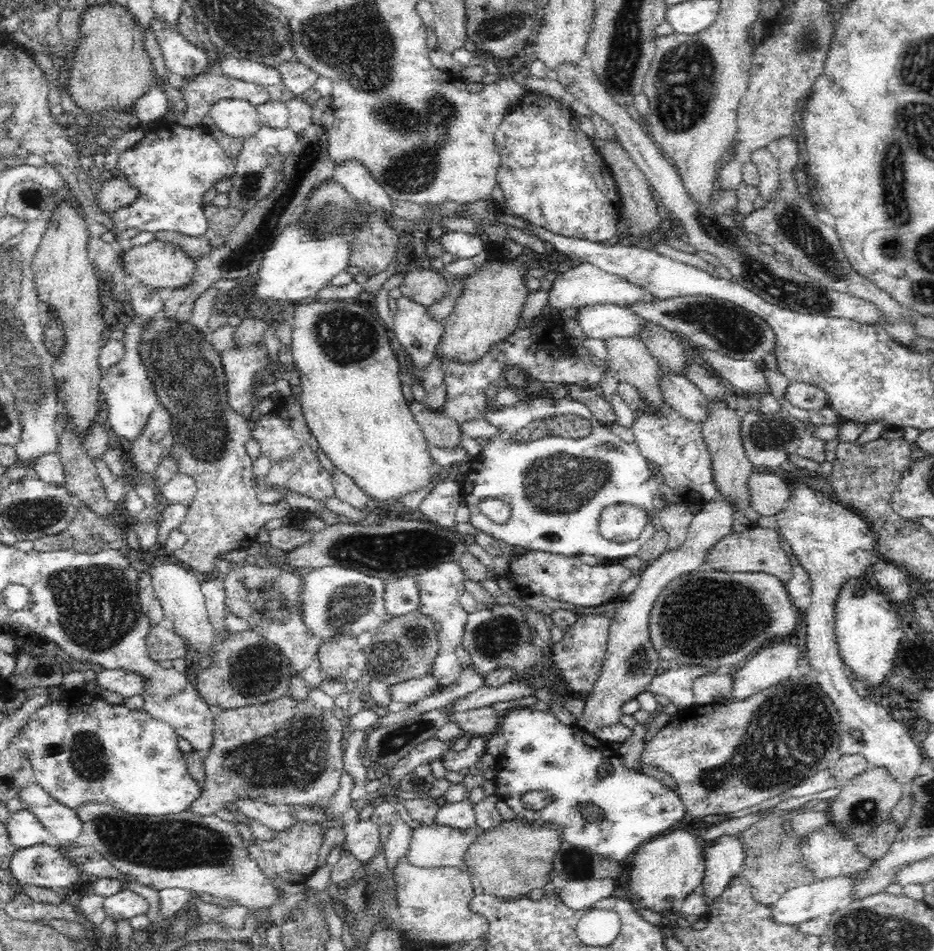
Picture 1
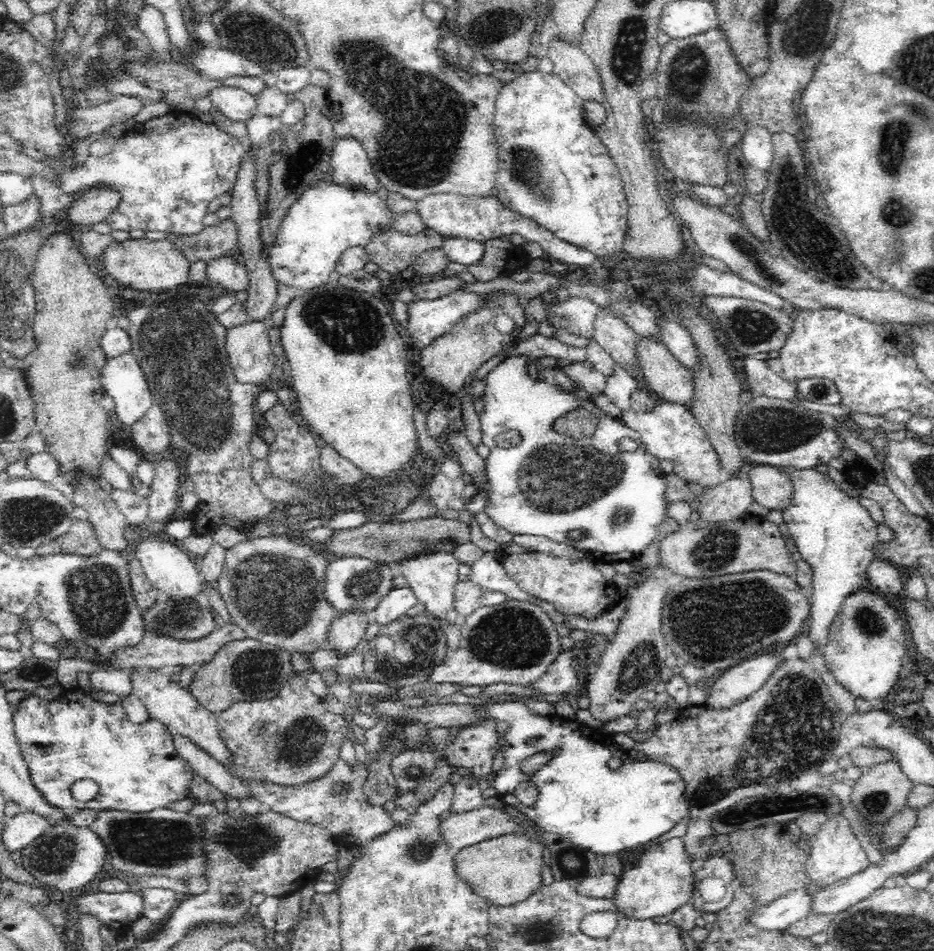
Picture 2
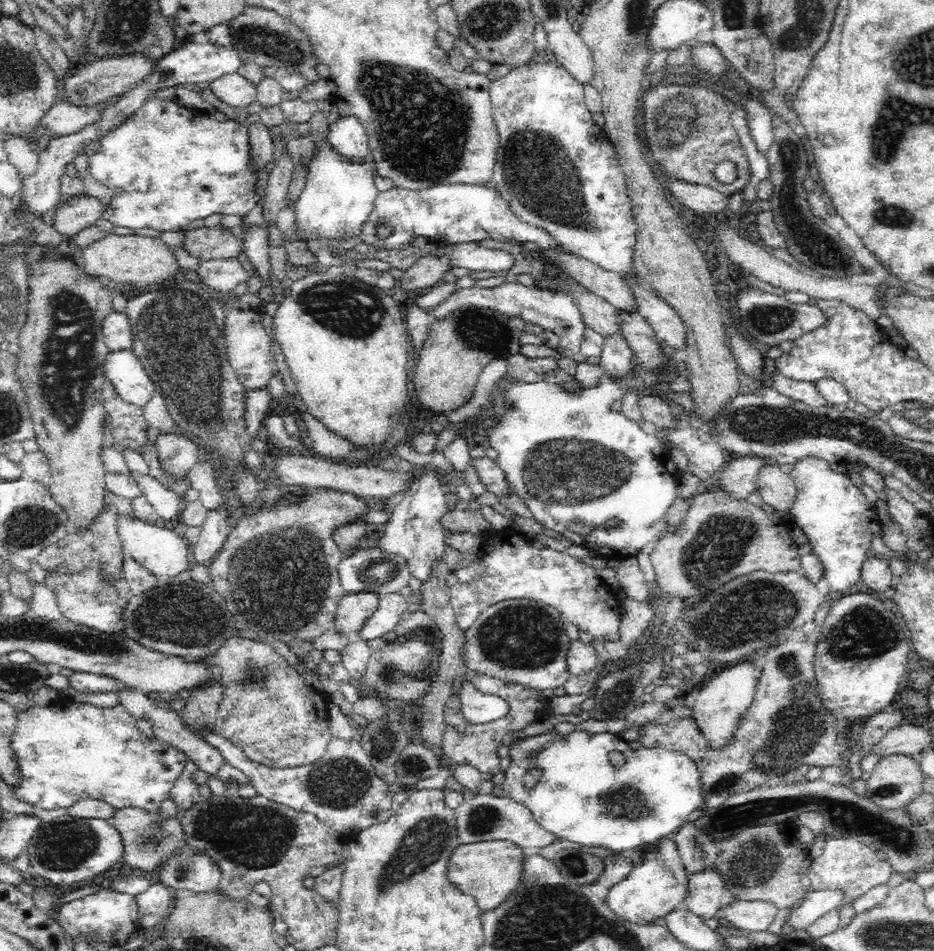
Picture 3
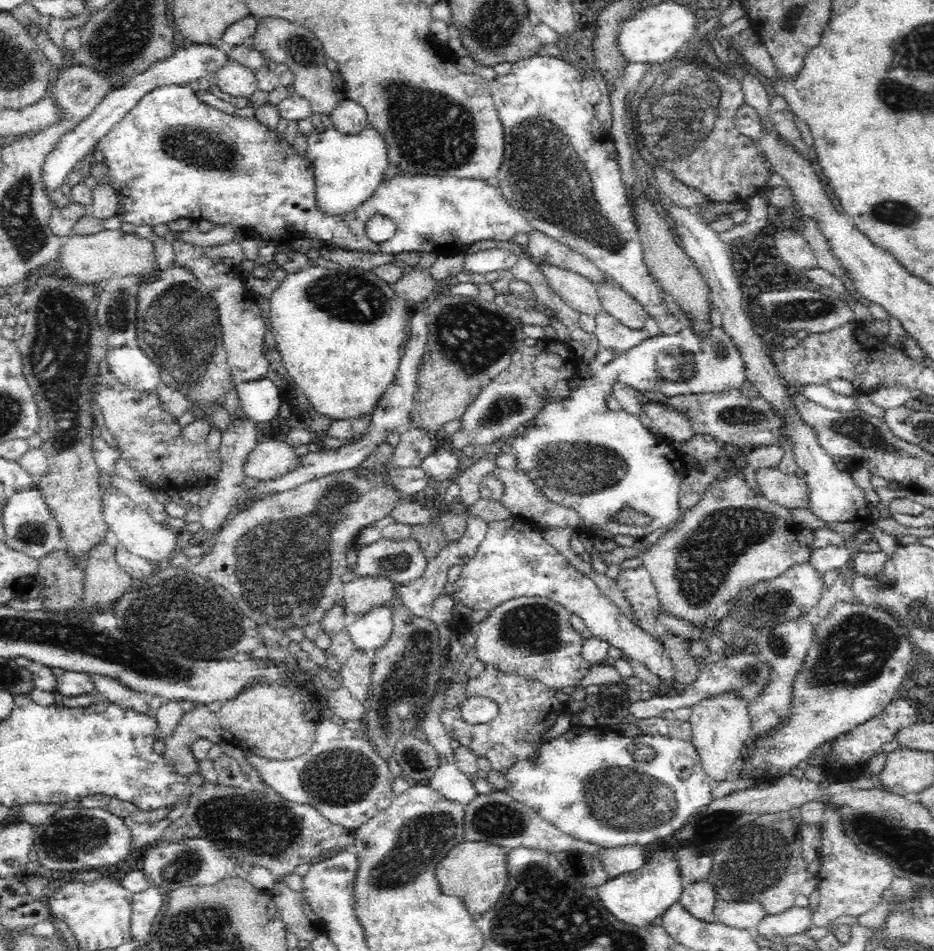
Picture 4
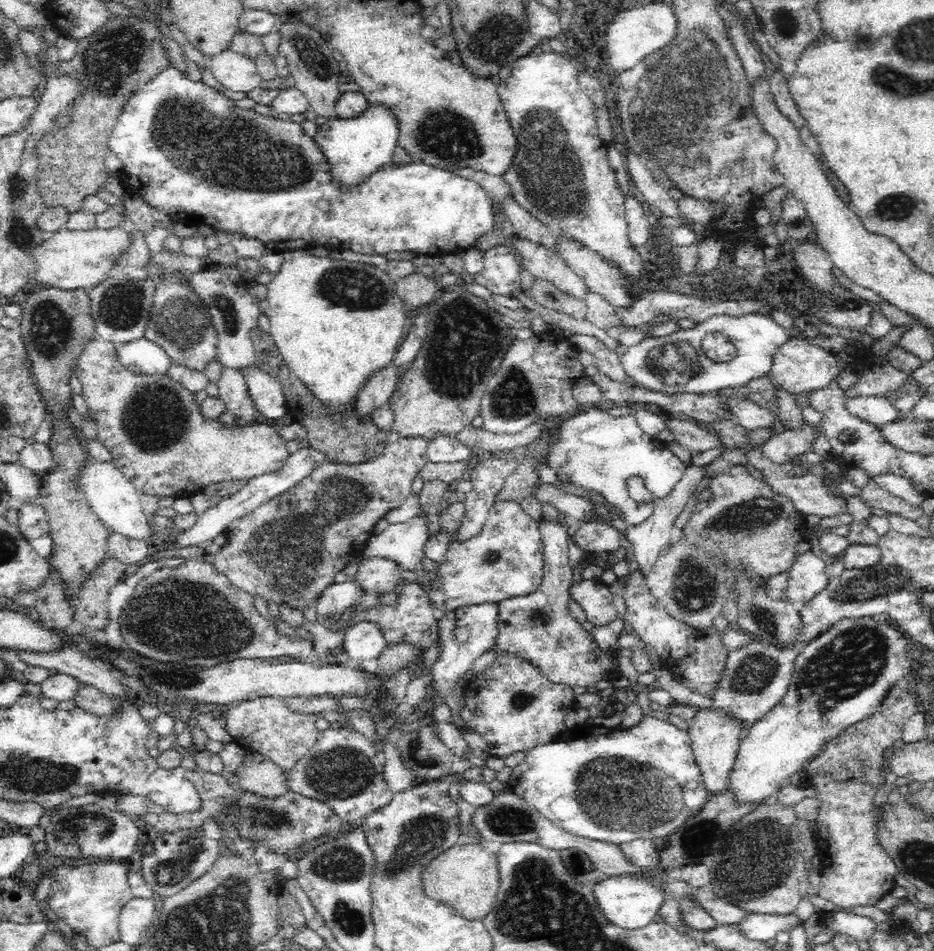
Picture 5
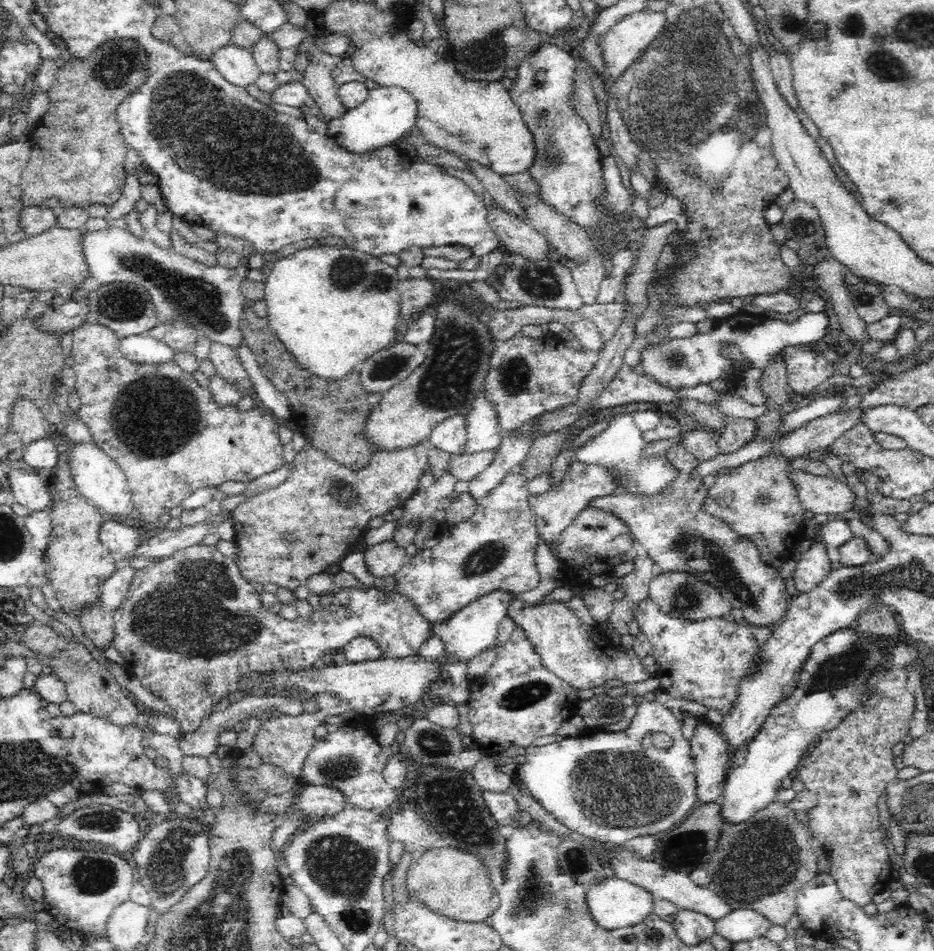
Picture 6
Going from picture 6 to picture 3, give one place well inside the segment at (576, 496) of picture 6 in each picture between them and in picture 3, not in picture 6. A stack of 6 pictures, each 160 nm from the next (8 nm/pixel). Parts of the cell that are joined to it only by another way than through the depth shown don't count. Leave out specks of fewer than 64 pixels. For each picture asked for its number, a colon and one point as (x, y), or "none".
3: (517, 641)
4: (532, 635)
5: (538, 626)

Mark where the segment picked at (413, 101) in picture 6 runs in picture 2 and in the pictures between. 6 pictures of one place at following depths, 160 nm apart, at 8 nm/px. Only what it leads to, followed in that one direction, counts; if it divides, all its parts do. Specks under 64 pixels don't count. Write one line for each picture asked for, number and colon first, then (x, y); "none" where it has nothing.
2: (329, 217)
3: (339, 194)
4: (348, 167)
5: (356, 146)

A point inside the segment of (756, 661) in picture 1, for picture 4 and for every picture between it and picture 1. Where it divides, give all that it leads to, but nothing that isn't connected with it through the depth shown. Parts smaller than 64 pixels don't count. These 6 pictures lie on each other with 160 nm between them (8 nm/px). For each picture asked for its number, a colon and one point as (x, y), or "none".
2: (737, 683)
3: (721, 703)
4: (720, 727)

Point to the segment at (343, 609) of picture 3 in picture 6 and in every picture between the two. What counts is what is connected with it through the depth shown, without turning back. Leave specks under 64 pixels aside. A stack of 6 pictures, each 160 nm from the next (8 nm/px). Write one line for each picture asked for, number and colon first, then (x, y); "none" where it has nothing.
4: (362, 594)
5: (378, 574)
6: (385, 559)

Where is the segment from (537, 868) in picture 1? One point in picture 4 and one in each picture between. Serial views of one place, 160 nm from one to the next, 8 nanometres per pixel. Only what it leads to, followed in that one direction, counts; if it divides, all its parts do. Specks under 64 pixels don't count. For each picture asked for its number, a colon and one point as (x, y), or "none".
2: (505, 870)
3: (488, 871)
4: (476, 872)

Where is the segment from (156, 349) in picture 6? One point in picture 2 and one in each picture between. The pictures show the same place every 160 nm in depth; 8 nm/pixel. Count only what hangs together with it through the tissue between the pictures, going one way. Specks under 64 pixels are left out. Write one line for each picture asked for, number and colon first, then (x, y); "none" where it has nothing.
2: (123, 379)
3: (122, 368)
4: (133, 366)
5: (141, 355)

